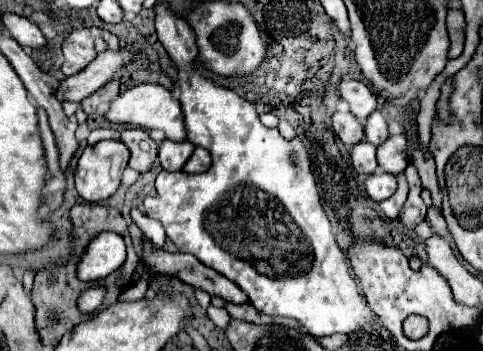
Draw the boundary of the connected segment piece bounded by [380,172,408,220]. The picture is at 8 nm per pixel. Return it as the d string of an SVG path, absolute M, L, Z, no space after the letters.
M400 172L396 178L398 178L398 190L394 192L394 196L390 196L390 198L384 200L384 202L380 202L380 210L382 210L390 220L396 220L396 218L398 218L398 214L400 214L400 210L402 210L402 204L404 204L406 196L408 196L408 184L406 184L404 172Z

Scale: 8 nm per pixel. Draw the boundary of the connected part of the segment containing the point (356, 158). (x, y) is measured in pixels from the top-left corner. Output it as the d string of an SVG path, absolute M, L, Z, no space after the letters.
M366 140L354 144L354 148L350 150L350 160L352 160L352 168L358 174L372 174L378 168L376 148L372 144L368 144Z

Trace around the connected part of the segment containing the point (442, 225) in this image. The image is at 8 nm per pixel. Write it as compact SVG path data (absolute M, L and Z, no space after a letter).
M430 206L430 208L428 208L426 222L430 222L430 226L432 226L434 234L438 234L438 236L442 236L442 238L450 240L450 238L448 238L448 236L450 236L450 232L448 232L446 220L444 220L444 216L442 216L442 212L440 212L438 208L434 208L434 206Z

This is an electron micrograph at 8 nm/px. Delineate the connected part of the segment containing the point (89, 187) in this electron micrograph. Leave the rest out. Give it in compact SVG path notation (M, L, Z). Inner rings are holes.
M102 140L86 146L76 166L76 190L86 202L110 198L118 186L122 170L128 166L130 150L120 140Z

